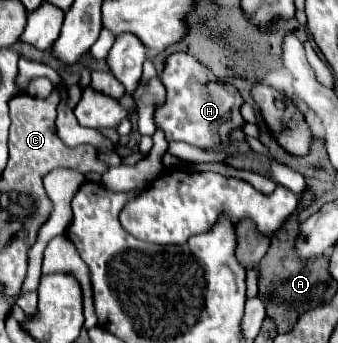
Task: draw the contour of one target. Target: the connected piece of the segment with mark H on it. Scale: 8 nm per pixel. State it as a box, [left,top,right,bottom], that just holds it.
[155,52,243,148]

